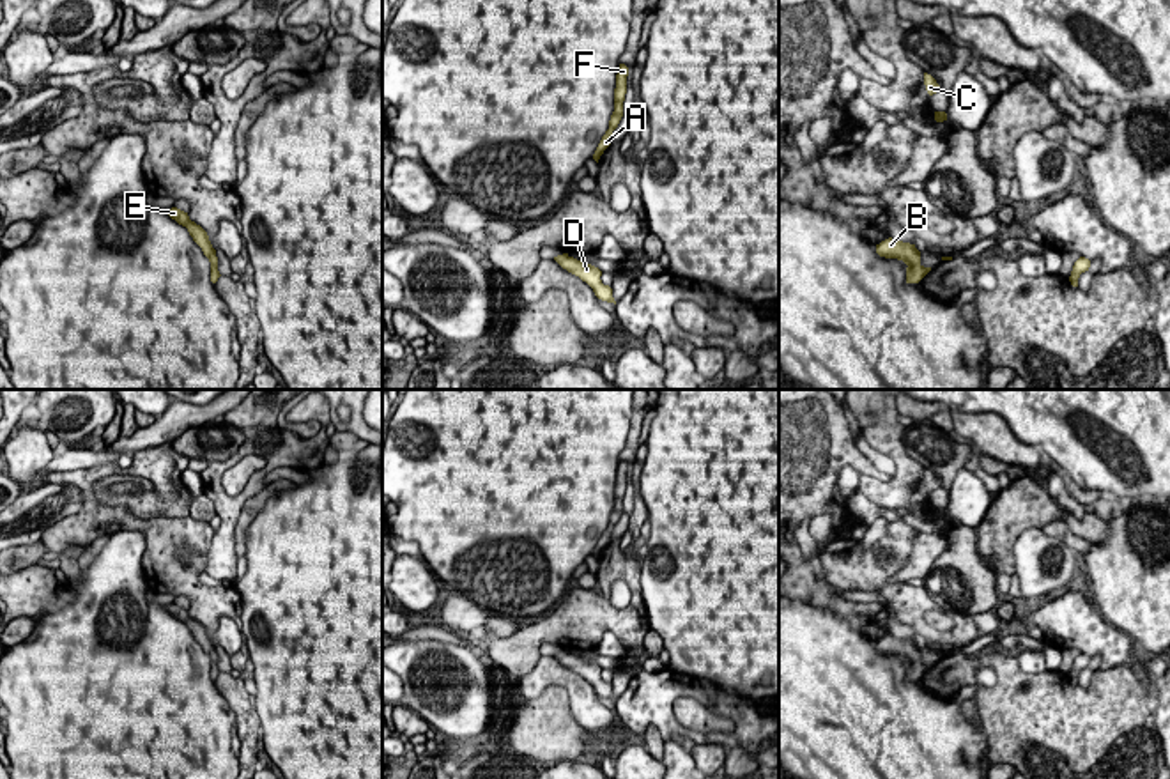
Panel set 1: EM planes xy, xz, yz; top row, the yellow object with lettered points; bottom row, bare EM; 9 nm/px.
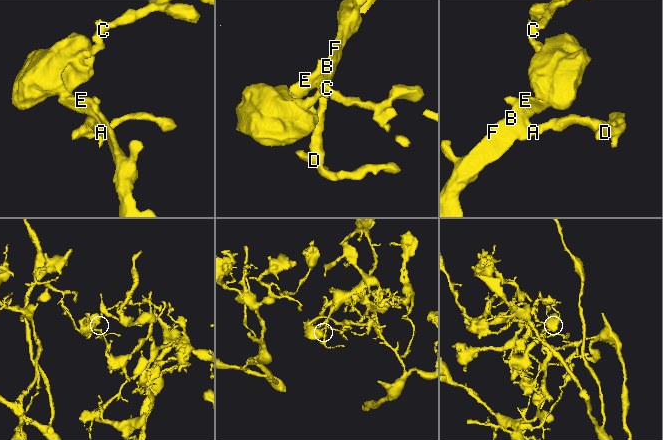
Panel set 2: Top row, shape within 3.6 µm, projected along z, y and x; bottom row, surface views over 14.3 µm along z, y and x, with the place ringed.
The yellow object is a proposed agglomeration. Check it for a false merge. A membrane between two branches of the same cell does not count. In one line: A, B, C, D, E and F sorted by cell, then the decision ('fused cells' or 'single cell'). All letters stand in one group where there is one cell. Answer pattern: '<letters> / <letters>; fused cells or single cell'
A B C D E F; single cell

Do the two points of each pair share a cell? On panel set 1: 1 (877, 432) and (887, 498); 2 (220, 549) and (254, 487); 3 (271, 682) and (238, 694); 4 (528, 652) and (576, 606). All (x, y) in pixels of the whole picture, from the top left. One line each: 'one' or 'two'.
1: one
2: one
3: two
4: one

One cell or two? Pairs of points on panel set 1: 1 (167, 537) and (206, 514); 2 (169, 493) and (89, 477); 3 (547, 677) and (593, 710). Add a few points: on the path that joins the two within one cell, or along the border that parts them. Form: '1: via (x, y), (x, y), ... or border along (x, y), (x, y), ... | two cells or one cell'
1: border along (190, 516), (207, 523) | two cells
2: via (151, 473), (147, 470), (108, 470) | one cell
3: via (560, 677), (583, 698) | one cell

